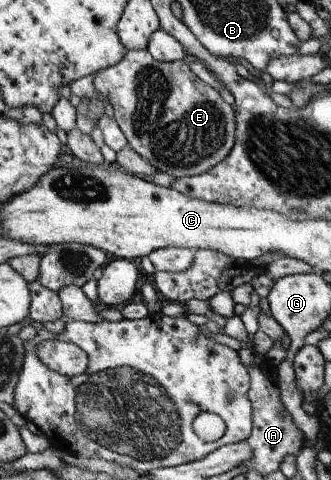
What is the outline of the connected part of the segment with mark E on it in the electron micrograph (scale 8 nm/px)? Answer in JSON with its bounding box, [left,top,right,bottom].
[93,50,237,179]

